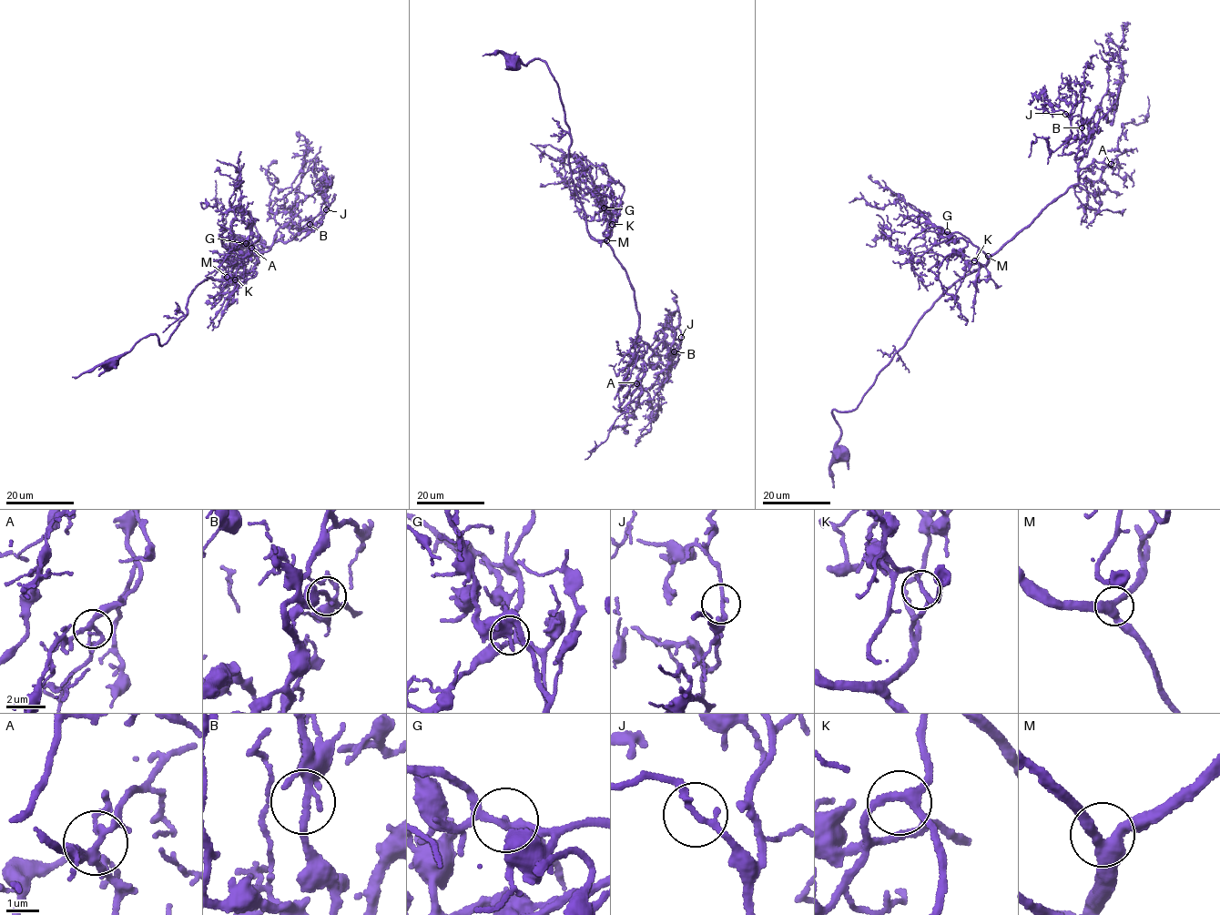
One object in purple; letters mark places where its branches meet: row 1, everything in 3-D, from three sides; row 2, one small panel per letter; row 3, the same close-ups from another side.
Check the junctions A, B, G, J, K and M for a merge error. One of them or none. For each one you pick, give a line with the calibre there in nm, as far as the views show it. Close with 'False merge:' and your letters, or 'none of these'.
False merge: none of these

